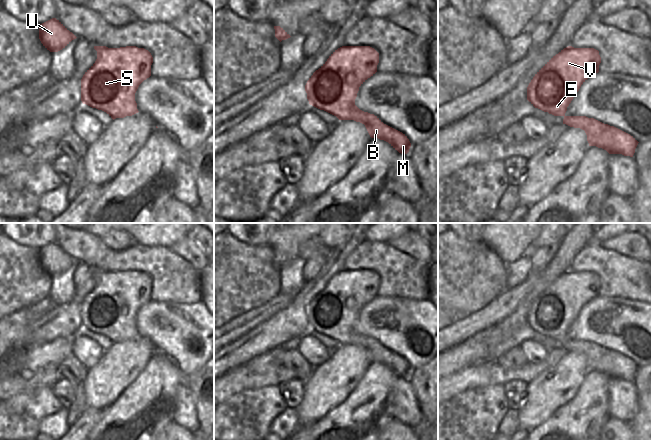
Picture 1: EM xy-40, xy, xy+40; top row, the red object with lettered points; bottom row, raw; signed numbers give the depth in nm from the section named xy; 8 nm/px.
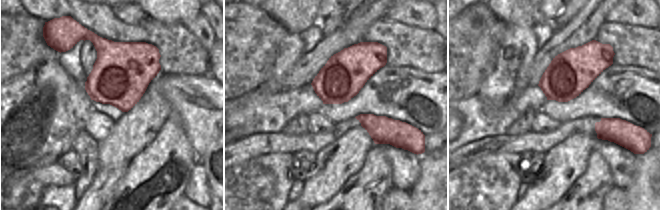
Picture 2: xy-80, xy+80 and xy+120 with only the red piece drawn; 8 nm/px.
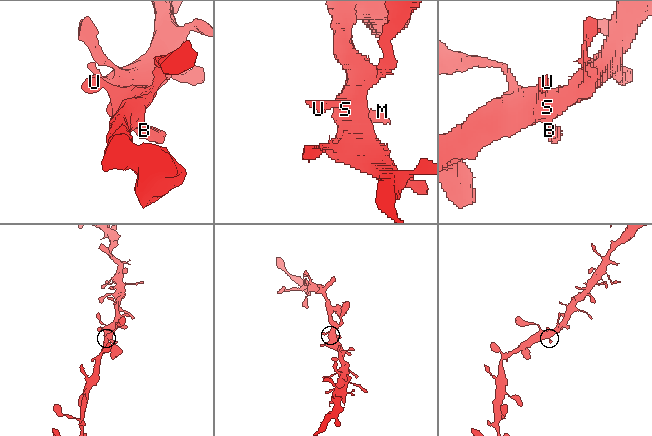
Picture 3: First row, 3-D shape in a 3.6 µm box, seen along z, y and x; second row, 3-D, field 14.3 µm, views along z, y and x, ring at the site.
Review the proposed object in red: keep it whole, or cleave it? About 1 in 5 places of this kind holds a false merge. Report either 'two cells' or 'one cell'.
one cell

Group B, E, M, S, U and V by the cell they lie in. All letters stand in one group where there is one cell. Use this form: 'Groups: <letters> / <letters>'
Groups: B E M S U V.

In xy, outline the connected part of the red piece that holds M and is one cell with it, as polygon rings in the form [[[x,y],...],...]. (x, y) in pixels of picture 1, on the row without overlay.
[[[370,270],[338,272],[307,305],[307,323],[310,329],[339,344],[364,348],[371,362],[384,364],[399,377],[407,378],[411,367],[405,358],[355,329],[359,311],[377,296],[378,287],[379,277]]]

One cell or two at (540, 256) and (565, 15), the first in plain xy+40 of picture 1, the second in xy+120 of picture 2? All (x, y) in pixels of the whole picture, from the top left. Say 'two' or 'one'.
one

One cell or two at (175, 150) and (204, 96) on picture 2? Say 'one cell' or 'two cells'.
two cells

